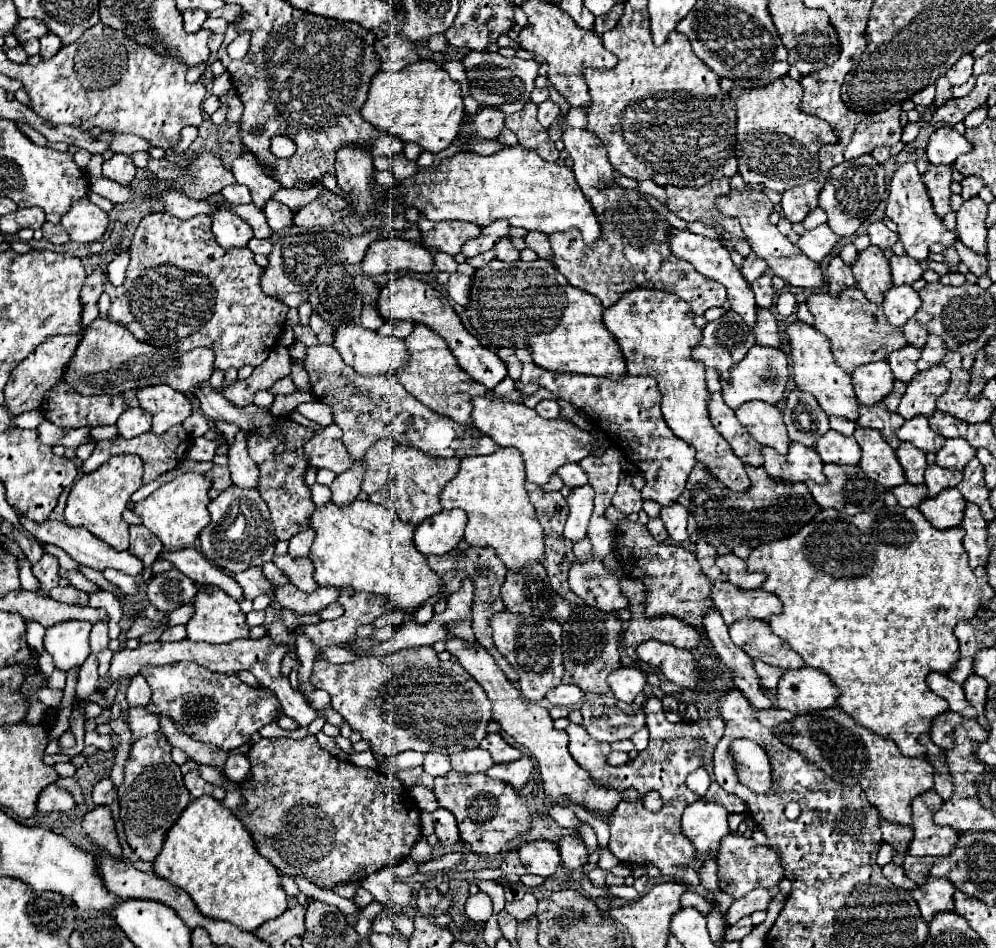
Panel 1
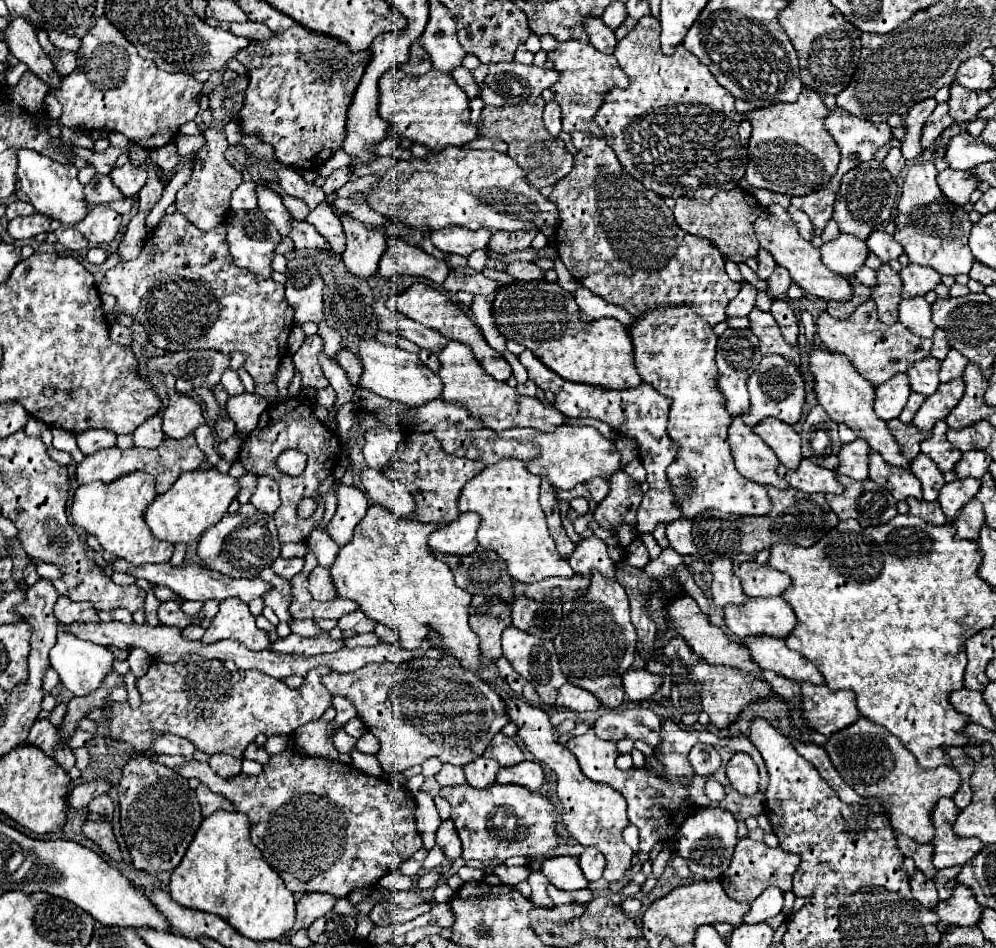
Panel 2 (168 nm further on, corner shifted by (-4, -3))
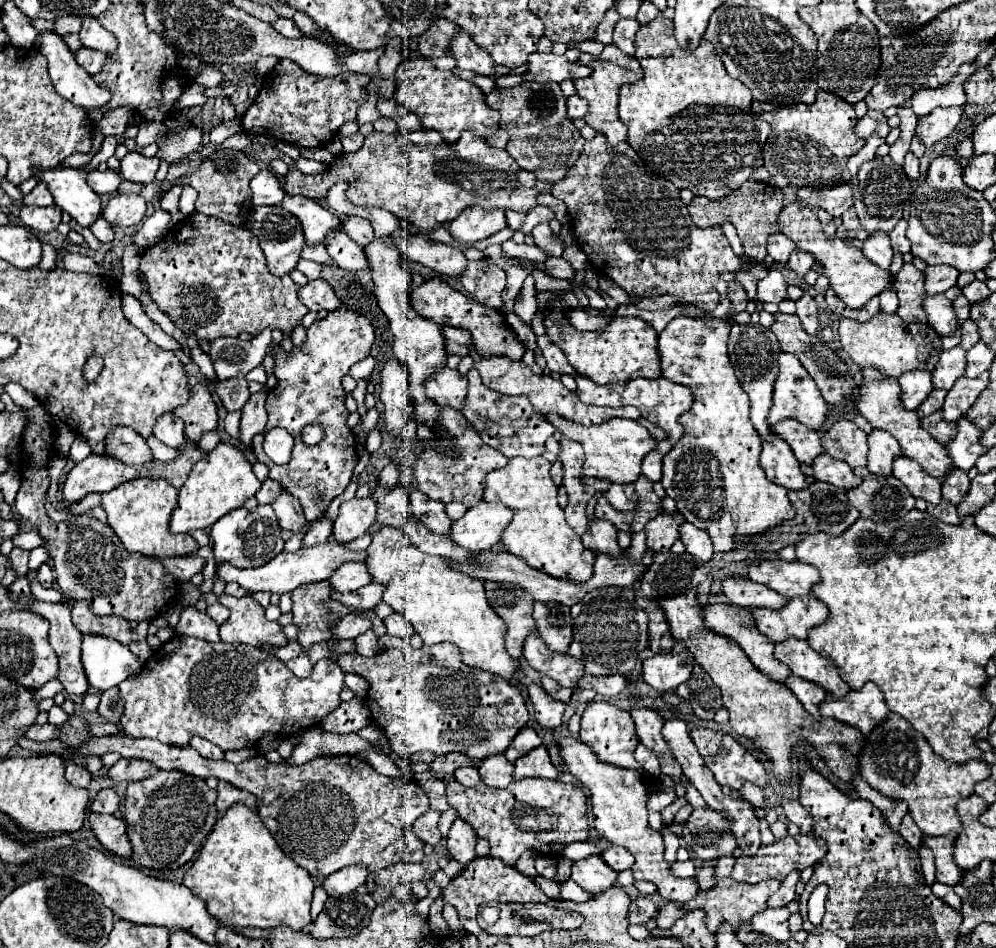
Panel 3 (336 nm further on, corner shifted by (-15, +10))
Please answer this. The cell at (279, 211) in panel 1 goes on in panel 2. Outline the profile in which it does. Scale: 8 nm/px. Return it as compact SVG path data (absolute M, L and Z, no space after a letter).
M294 222L292 224L292 234L290 238L294 240L294 246L298 250L326 250L330 252L328 240L316 232L316 228L308 222Z

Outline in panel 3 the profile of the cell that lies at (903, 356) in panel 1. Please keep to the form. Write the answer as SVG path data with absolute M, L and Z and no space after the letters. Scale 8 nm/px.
M961 345L945 349L939 357L939 363L931 371L933 385L941 389L951 389L951 385L965 373L965 349Z

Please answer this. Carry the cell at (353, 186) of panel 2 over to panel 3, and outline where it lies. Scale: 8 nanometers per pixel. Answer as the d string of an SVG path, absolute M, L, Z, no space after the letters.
M299 159L295 161L295 167L301 171L301 173L323 173L327 169L325 163L319 163L319 161L313 161L313 159Z

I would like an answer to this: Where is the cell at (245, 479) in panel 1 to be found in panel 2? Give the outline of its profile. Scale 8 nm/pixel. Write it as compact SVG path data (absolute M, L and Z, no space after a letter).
M260 476L258 478L258 488L252 494L252 504L264 512L264 514L274 514L280 508L280 496L278 496L278 486L272 478Z

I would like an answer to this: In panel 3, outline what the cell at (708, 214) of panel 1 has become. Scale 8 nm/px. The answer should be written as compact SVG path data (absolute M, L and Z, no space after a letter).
M745 181L739 189L729 191L723 199L719 201L711 201L707 197L693 197L693 201L687 205L689 207L689 215L693 219L695 225L699 227L713 227L713 225L721 225L723 221L729 221L735 225L745 255L751 259L765 259L767 255L767 237L773 233L779 233L777 229L777 213L783 207L783 191L775 189L769 183L759 183L759 181Z

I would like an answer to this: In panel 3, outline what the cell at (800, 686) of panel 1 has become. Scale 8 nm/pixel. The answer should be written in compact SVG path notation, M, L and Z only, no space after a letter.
M871 681L857 691L851 689L851 693L843 697L827 693L823 703L819 703L819 711L821 717L835 717L837 721L851 725L865 735L889 713L881 689Z

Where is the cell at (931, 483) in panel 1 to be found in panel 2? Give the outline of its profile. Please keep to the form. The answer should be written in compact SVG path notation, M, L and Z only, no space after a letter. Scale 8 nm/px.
M964 478L964 480L950 482L940 490L938 502L940 502L948 522L954 522L954 518L976 496L978 490L980 490L980 480L974 480L974 478Z

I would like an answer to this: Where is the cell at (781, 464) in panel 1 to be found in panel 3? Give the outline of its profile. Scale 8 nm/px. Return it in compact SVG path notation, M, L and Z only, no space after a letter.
M821 453L815 457L815 461L809 465L809 473L817 481L831 483L841 489L851 489L861 483L861 477L853 475L851 467L843 461L835 461L833 457L827 457L827 453Z

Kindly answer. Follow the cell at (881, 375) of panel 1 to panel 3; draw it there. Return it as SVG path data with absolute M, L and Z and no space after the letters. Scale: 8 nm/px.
M911 371L911 373L903 373L903 377L899 377L899 385L901 385L901 405L905 409L917 409L921 405L921 401L927 397L927 393L931 393L931 373L927 371Z

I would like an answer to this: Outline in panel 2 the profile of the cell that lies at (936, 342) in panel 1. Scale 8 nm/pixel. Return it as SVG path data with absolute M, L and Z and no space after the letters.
M950 350L940 368L940 382L950 382L954 378L962 378L964 366L968 366L968 358L964 358L958 350Z

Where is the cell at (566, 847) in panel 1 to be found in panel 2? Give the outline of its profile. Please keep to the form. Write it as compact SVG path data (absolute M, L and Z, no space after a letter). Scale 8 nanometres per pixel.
M586 848L584 854L578 858L580 862L580 868L584 872L584 876L594 882L594 880L600 880L602 874L604 874L604 854L600 854L600 850L594 850L594 848Z

